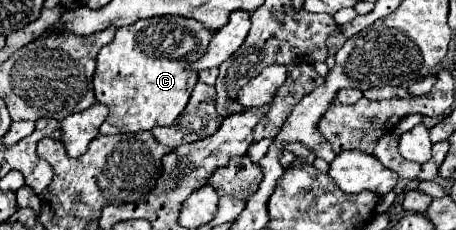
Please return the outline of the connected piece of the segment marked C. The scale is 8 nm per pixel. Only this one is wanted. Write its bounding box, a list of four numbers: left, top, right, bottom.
[94,16,214,134]

